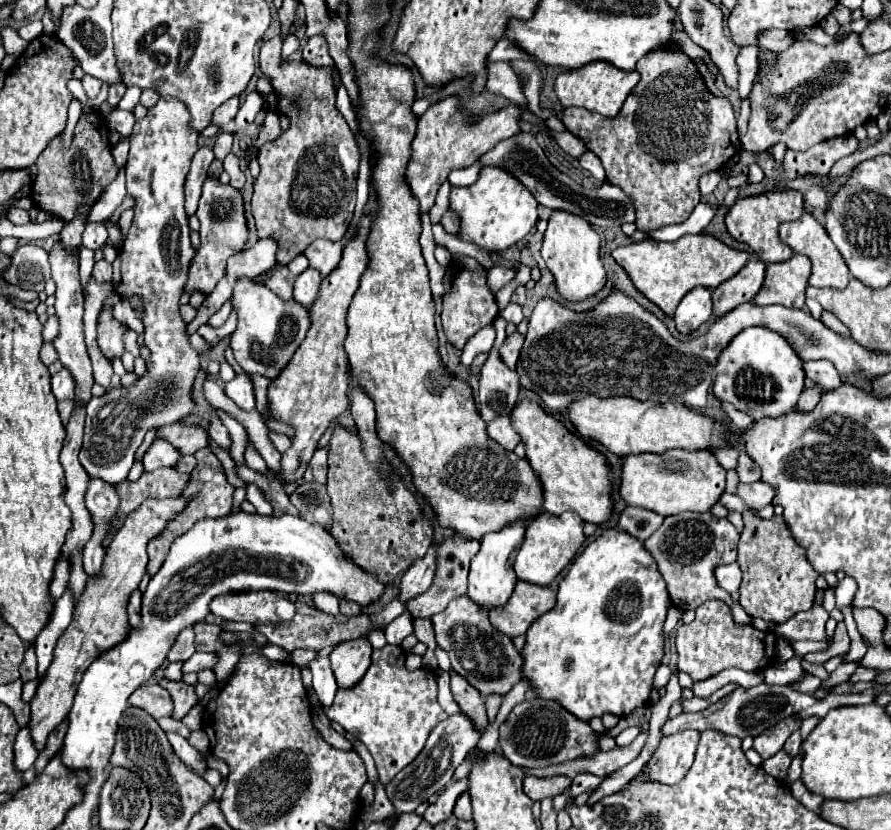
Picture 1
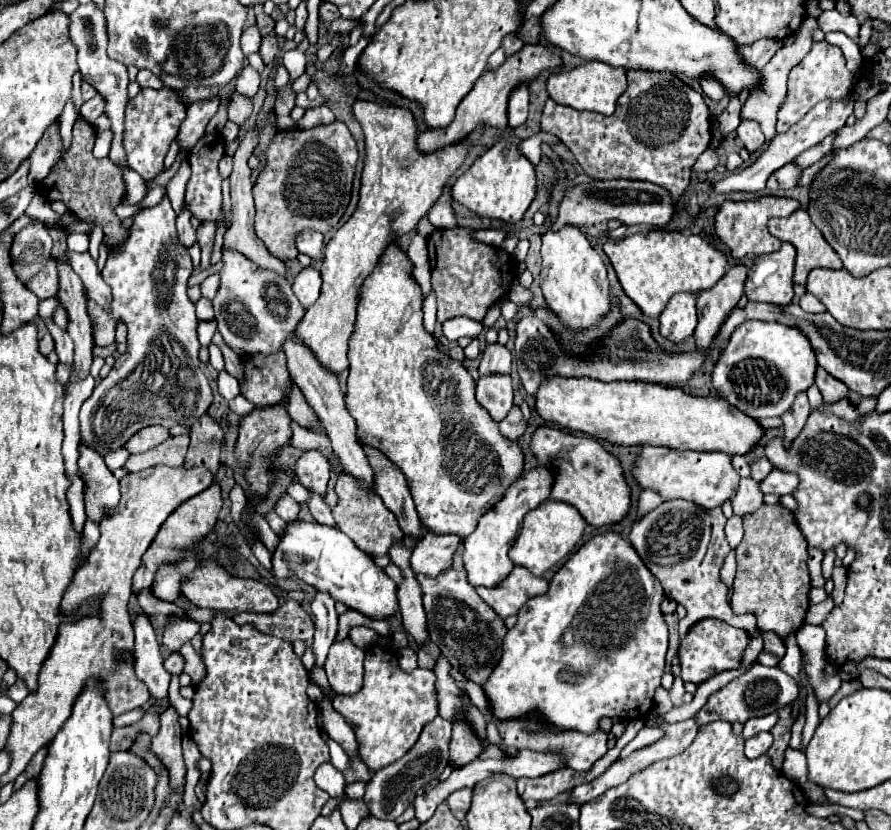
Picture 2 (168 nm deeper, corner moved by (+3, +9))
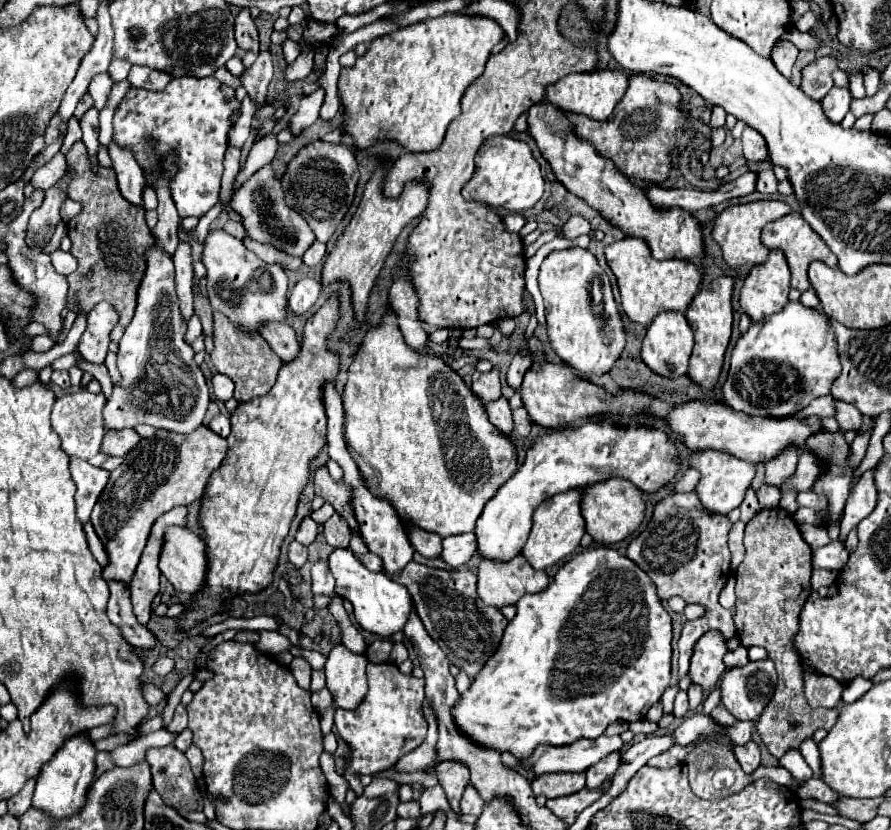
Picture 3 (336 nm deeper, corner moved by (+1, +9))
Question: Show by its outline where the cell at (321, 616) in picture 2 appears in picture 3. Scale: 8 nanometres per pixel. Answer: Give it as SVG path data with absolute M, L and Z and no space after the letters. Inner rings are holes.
M318 560L312 566L312 592L322 596L334 594L334 576L326 568L326 560Z

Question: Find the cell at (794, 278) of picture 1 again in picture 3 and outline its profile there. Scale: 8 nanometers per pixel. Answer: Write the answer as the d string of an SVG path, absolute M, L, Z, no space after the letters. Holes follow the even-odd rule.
M772 250L764 264L750 270L740 290L740 306L754 320L764 320L788 304L790 268L782 250Z

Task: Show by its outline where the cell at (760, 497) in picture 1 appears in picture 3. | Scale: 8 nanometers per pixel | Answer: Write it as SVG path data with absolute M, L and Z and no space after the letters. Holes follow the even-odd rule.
M802 452L796 472L782 484L782 490L794 488L798 492L806 492L812 488L814 480L818 478L818 472L822 472L822 468L818 468L818 460L814 460L814 454Z

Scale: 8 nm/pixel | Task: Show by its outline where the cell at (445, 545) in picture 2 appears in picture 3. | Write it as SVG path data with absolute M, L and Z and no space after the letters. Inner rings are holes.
M468 532L444 538L442 552L438 558L444 560L450 568L460 568L472 558L472 554L476 554L476 536L474 532Z

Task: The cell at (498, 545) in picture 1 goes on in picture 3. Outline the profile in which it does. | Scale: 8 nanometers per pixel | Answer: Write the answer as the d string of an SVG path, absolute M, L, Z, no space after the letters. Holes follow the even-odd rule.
M602 420L542 436L528 450L518 472L506 480L494 498L486 502L474 530L478 554L486 560L500 562L518 556L532 528L534 510L558 492L582 488L612 476L626 478L644 492L654 492L662 484L672 482L676 468L678 454L672 440L662 430L648 426L614 426L608 420Z

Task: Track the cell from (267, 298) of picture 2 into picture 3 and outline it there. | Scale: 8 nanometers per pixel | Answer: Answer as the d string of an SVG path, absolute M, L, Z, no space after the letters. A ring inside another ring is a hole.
M214 230L204 242L202 254L204 266L208 270L208 300L216 312L222 312L232 324L246 334L258 334L264 324L284 322L288 314L288 276L282 266L266 264L254 252L244 248L244 244L226 234L224 230Z

